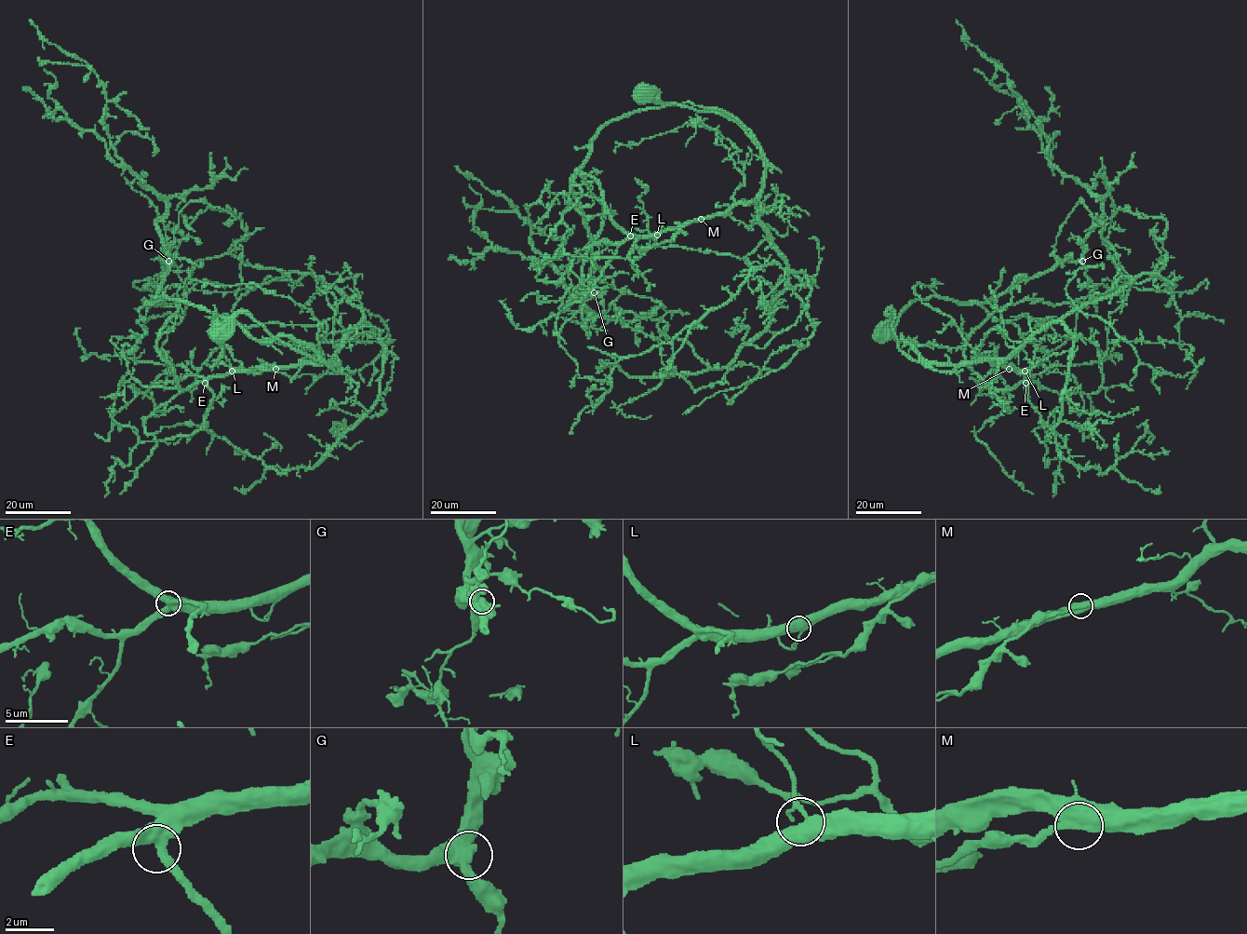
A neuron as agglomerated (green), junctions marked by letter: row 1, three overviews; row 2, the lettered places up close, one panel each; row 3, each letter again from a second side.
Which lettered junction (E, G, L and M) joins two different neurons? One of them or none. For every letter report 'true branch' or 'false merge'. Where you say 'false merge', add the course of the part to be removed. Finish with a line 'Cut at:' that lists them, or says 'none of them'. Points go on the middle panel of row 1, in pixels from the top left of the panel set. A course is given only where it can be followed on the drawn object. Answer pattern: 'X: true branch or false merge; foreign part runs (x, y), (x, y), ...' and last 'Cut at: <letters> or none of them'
E: true branch
G: true branch
L: true branch
M: false merge; foreign part runs (700, 218), (689, 222), (669, 241), (638, 251)
Cut at: M

